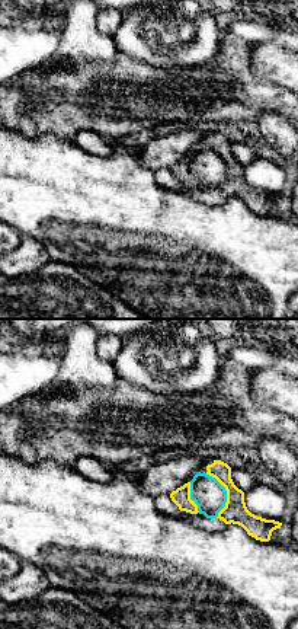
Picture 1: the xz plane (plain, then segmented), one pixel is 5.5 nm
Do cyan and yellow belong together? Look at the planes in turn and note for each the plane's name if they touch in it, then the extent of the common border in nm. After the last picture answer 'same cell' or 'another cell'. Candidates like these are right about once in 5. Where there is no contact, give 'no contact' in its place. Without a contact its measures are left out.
meets cyan in xz; contact 260 nm long

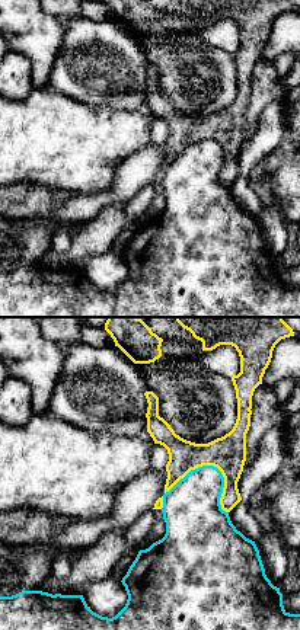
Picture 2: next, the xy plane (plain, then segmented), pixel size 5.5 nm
meets cyan in xy; contact 360 nm long

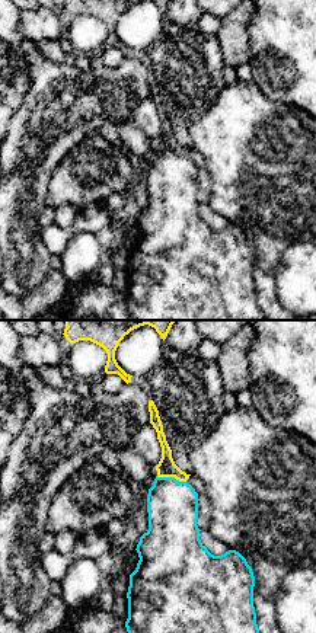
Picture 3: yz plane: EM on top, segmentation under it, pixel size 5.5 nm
meets cyan in yz; contact 170 nm long

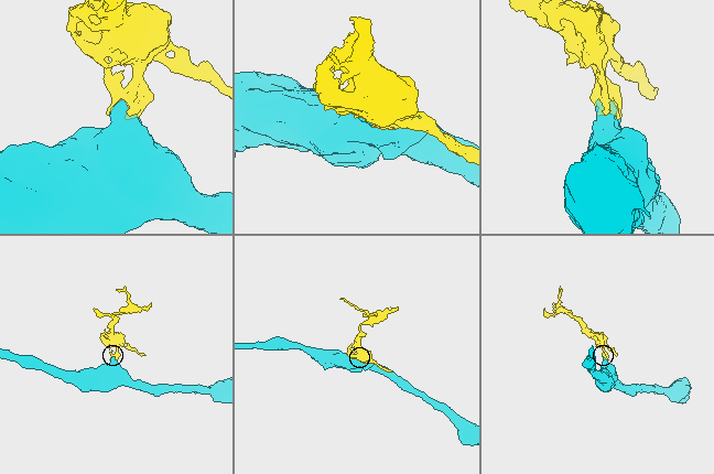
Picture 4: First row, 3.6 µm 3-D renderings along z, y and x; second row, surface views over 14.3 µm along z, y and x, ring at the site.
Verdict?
another cell

